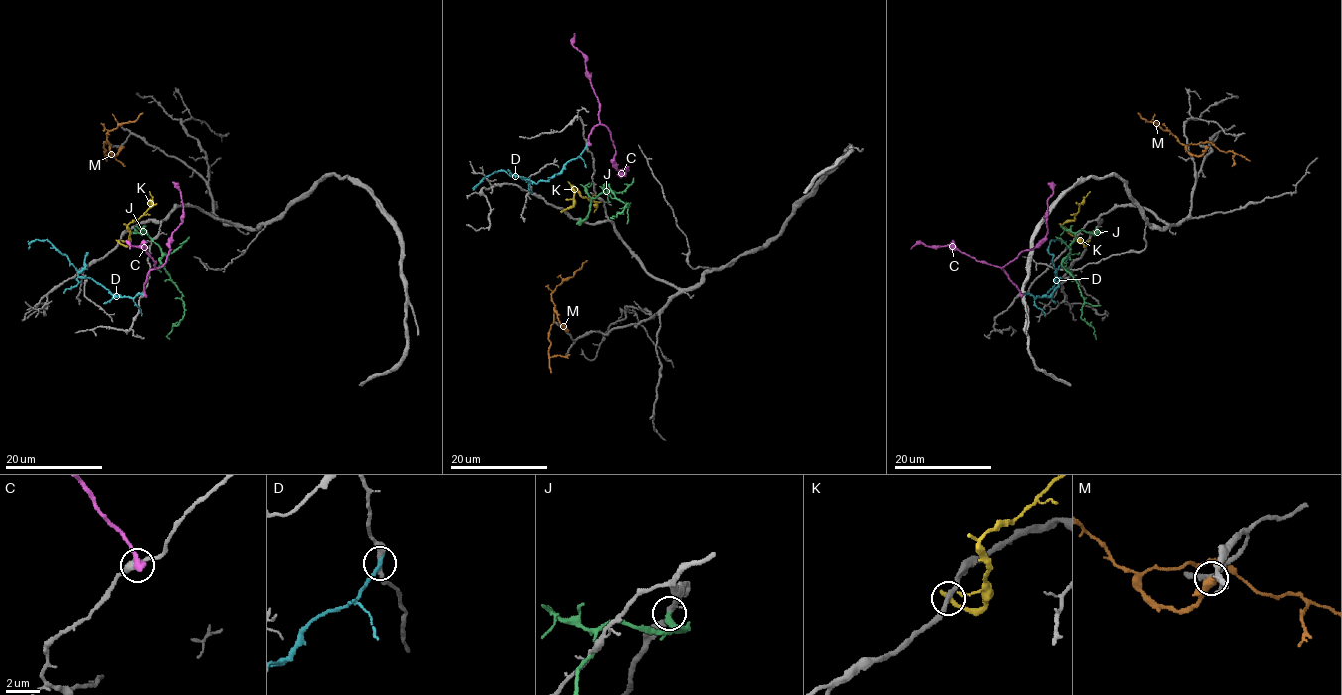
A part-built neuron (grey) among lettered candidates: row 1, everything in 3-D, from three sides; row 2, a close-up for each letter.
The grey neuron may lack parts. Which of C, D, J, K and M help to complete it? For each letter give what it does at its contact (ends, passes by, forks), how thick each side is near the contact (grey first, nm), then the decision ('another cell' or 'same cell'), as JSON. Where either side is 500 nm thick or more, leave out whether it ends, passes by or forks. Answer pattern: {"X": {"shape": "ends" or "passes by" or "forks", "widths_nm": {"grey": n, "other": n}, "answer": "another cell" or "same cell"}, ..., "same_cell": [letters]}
{"C": {"shape": "ends", "widths_nm": {"grey": 360, "other": 460}, "answer": "another cell"}, "D": {"shape": "ends", "widths_nm": {"grey": 280, "other": 240}, "answer": "another cell"}, "J": {"shape": "ends", "widths_nm": {"grey": 300, "other": 320}, "answer": "another cell"}, "K": {"shape": "ends", "widths_nm": {"grey": 280, "other": 320}, "answer": "another cell"}, "M": {"widths_nm": {"grey": 240, "other": 550}, "answer": "another cell"}, "same_cell": []}

